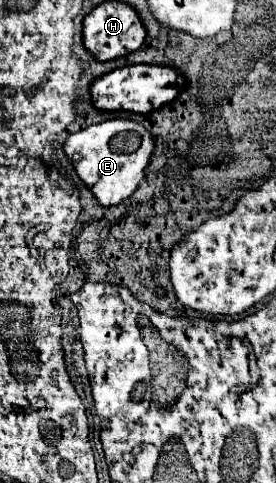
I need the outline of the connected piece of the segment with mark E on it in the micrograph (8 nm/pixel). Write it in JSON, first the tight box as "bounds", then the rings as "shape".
{"bounds":[64,119,154,207],"shape":[[[108,119],[98,125],[90,125],[72,133],[64,143],[64,151],[72,159],[76,173],[104,207],[122,203],[138,189],[150,165],[154,147],[154,135],[142,123],[130,119]]]}

